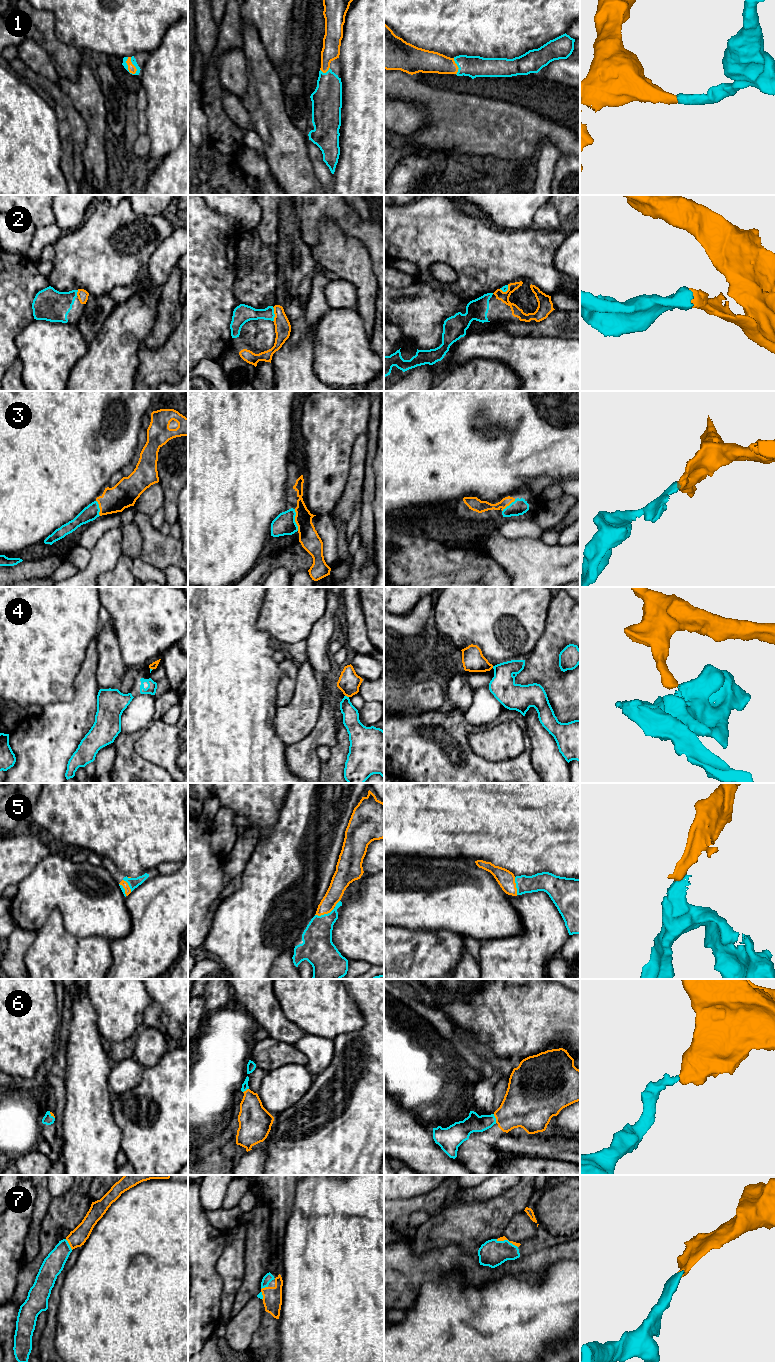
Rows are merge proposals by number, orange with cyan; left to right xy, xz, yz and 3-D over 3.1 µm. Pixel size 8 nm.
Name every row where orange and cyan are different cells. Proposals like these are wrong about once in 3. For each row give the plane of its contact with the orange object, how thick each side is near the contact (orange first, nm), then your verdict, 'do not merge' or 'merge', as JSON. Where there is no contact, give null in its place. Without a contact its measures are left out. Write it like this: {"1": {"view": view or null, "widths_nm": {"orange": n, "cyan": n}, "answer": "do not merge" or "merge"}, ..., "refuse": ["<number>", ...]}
{"1": {"view": "xy", "widths_nm": {"orange": 70, "cyan": 50}, "answer": "merge"}, "2": {"view": "xz", "widths_nm": {"orange": 130, "cyan": 150}, "answer": "merge"}, "3": {"view": "xz", "widths_nm": {"orange": 160, "cyan": 180}, "answer": "merge"}, "4": {"view": "xz", "widths_nm": {"orange": 180, "cyan": 130}, "answer": "do not merge"}, "5": {"view": "xz", "widths_nm": {"orange": 130, "cyan": 240}, "answer": "merge"}, "6": {"view": "yz", "widths_nm": {"orange": 340, "cyan": 140}, "answer": "merge"}, "7": {"view": "yz", "widths_nm": {"orange": 40, "cyan": 220}, "answer": "merge"}, "refuse": ["4"]}

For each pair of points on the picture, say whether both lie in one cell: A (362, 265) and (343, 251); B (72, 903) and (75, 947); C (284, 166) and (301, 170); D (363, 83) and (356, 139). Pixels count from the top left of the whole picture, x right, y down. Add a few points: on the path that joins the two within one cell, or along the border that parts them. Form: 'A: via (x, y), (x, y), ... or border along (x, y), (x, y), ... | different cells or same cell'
A: via (357, 265), (348, 256) | same cell
B: border along (61, 916), (70, 933), (79, 937), (98, 936) | different cells
C: via (288, 166), (297, 170) | same cell
D: via (363, 97), (361, 125) | same cell

